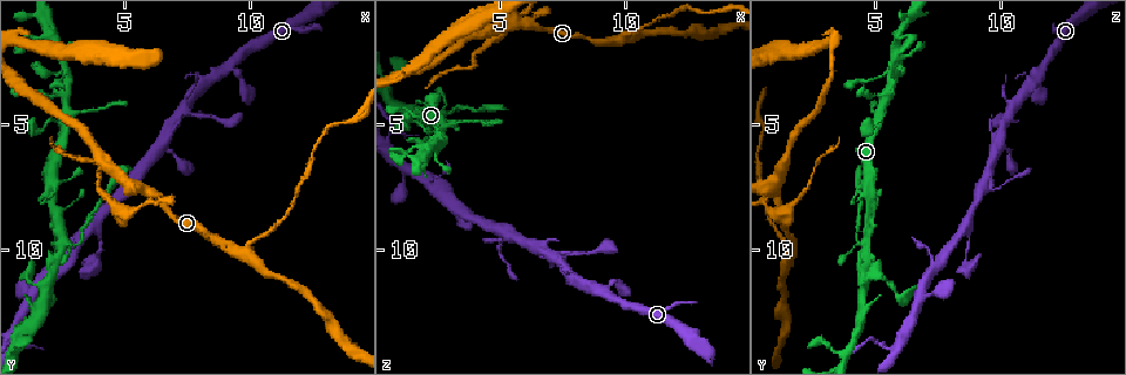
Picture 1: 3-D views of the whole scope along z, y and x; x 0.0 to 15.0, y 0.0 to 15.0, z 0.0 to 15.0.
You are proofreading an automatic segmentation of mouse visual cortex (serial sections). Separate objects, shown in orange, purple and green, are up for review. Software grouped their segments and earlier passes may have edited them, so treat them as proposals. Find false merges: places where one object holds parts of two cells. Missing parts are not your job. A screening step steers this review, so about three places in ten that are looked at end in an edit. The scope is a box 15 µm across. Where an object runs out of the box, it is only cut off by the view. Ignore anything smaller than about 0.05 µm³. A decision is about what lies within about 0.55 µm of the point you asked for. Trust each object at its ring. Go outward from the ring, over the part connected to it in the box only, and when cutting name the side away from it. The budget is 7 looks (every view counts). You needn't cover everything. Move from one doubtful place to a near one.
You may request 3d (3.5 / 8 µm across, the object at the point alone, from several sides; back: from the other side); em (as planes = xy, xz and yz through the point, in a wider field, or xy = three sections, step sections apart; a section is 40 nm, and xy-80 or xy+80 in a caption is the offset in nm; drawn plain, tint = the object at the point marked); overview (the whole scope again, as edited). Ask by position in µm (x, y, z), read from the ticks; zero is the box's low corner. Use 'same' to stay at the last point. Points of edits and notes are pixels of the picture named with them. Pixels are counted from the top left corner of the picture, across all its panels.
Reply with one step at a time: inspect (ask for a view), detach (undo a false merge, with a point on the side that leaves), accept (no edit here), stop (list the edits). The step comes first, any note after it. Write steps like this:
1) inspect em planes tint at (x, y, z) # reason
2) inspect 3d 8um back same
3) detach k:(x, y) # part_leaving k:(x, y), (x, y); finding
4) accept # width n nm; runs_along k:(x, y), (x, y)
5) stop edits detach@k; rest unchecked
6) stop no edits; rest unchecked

inspect 3d 3.5um at (10.3, 9.6, 1.3) # thick turns thin

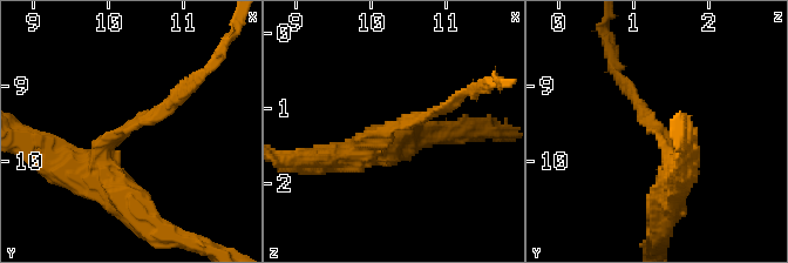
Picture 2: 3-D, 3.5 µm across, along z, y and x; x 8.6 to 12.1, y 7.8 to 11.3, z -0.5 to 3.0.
inspect em xy step 3 tint at (10.25, 9.50, 1.25) # arm_widths 150, 400 nm; shape alone is not enough

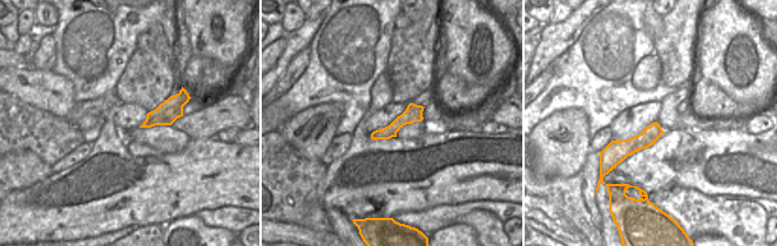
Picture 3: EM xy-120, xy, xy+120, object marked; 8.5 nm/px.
inspect em xy step 5 tint same # cut it another way

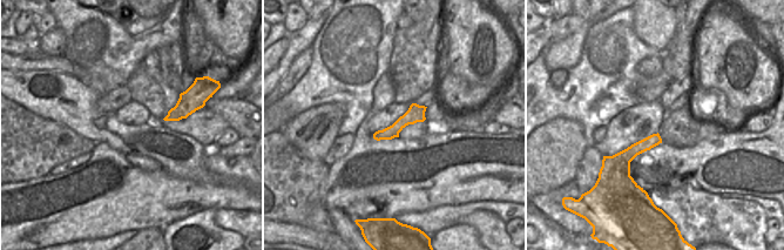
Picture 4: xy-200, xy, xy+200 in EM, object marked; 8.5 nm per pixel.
accept # runs_along 2:(73, 173), (188, 89); all the same cell

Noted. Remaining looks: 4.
inspect 3d 3.5um at (3.2, 9.2, 4.2)

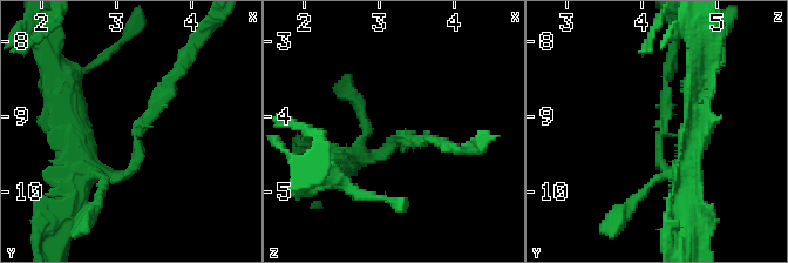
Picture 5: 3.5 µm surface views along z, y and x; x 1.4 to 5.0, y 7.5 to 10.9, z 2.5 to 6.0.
inspect em xy step 1 tint at (3.25, 9.30, 4.25) # arm_widths 150, 150 nm

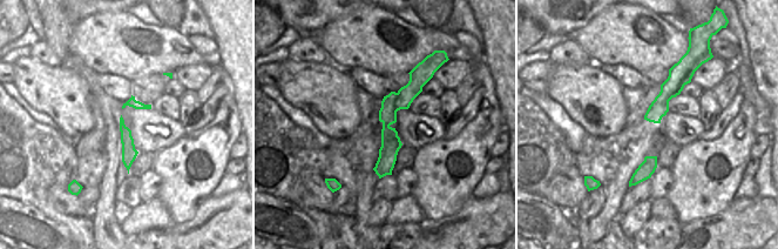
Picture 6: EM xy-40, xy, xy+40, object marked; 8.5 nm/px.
detach 5:(153, 101) # part_leaving 5:(134, 145), (191, 47); a second cell is stuck on

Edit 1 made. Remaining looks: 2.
stop edits detach@5; rest unchecked

